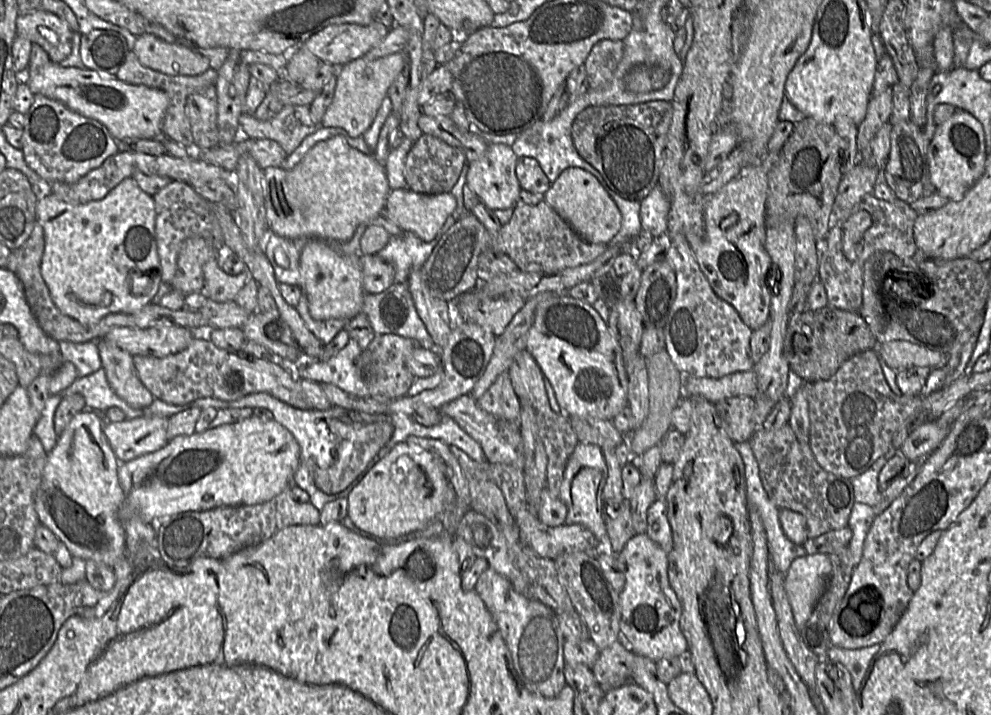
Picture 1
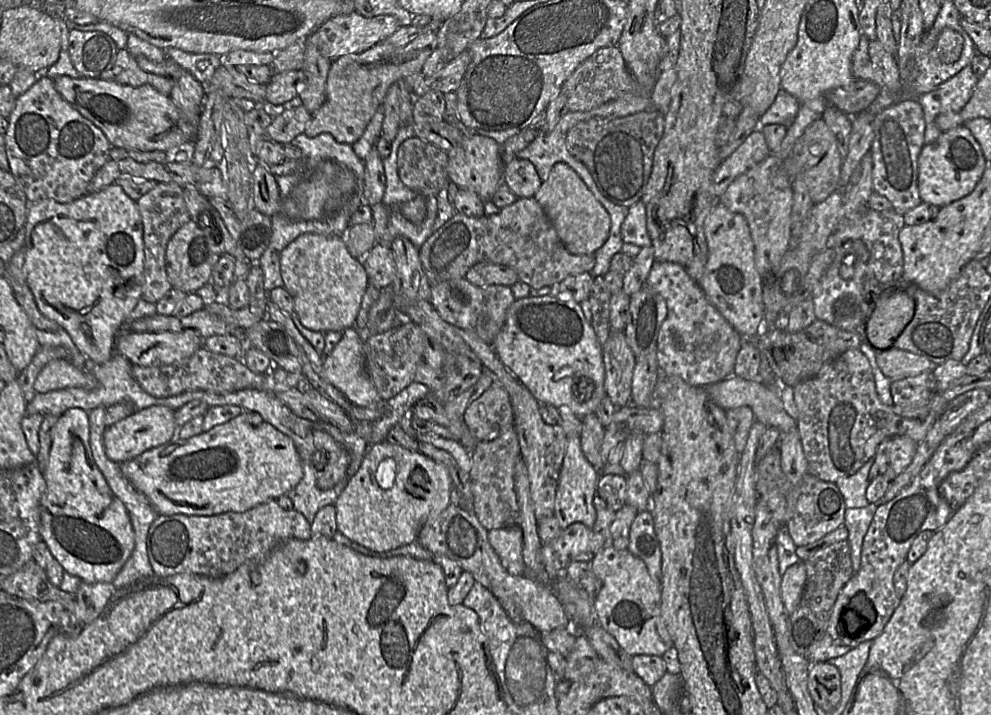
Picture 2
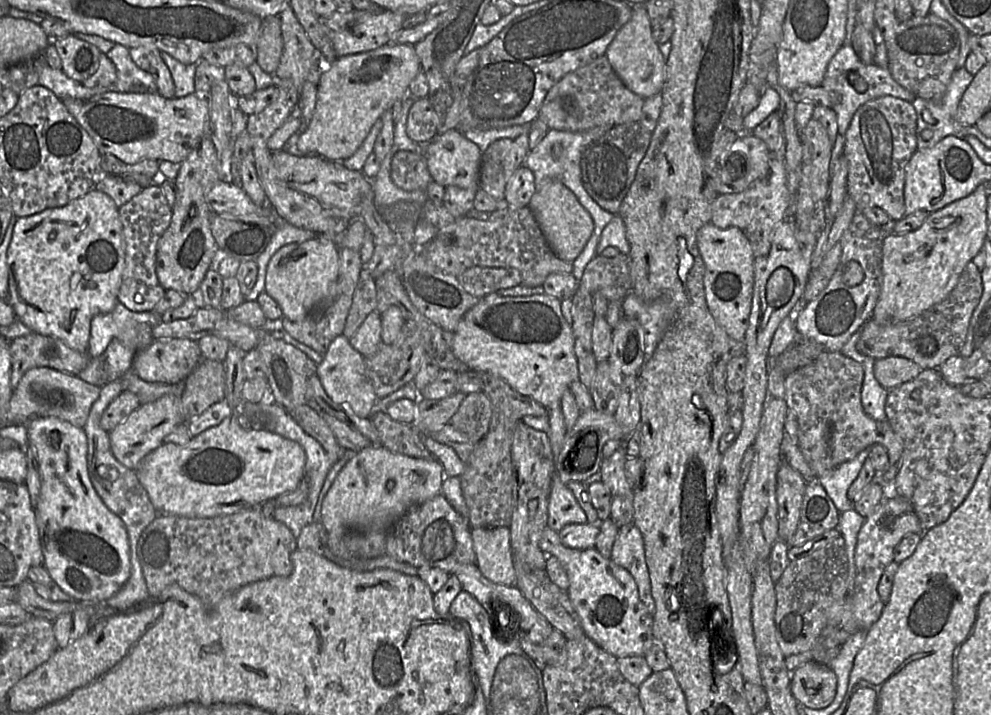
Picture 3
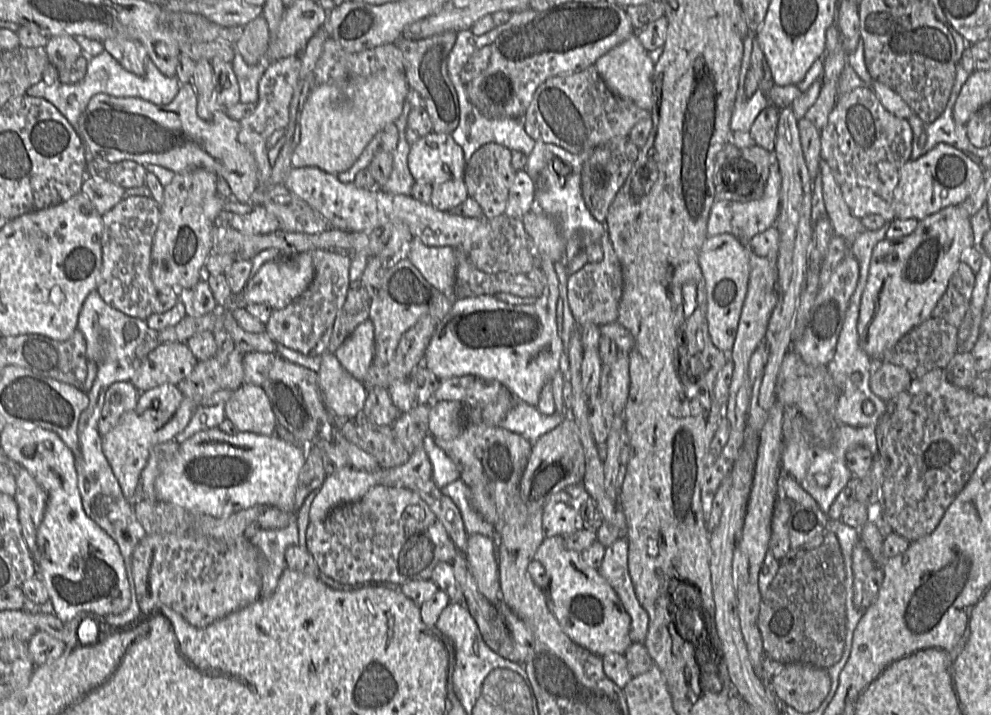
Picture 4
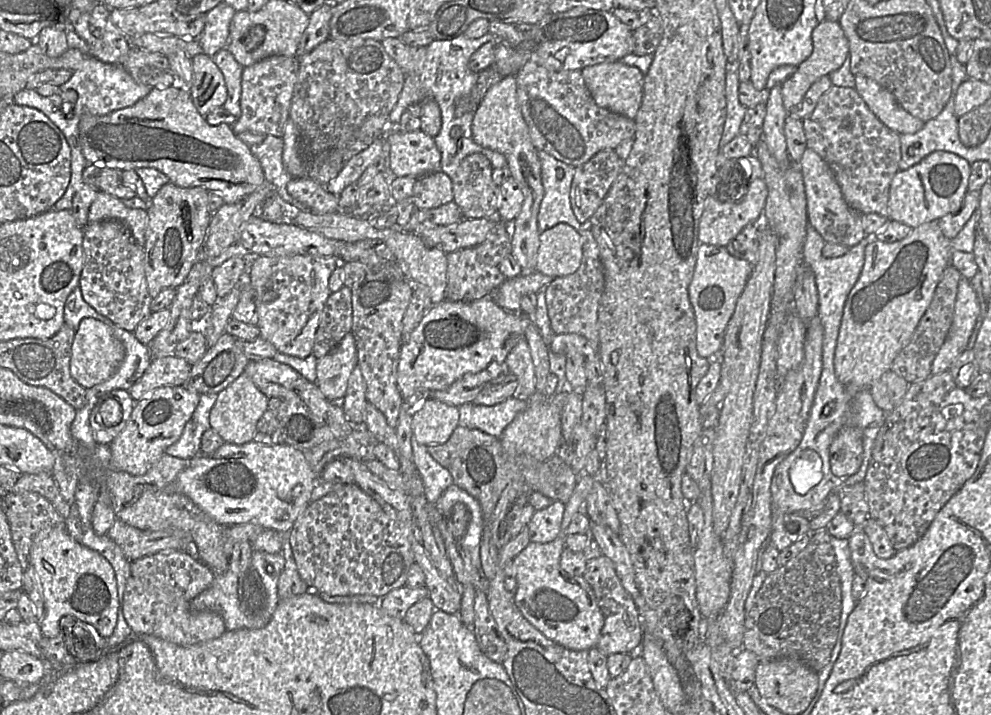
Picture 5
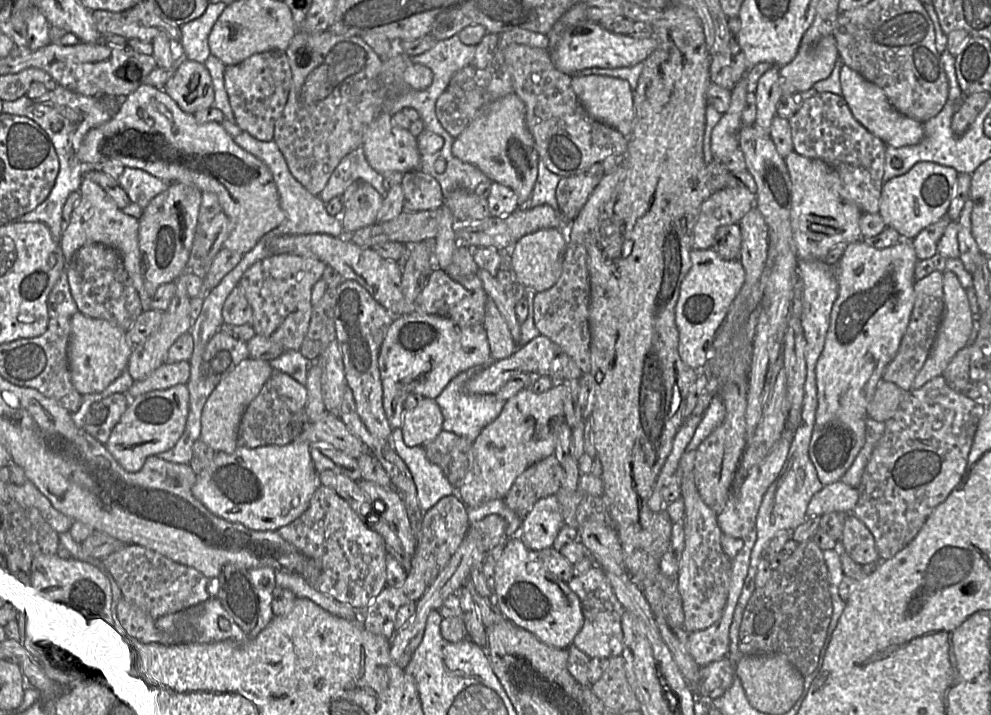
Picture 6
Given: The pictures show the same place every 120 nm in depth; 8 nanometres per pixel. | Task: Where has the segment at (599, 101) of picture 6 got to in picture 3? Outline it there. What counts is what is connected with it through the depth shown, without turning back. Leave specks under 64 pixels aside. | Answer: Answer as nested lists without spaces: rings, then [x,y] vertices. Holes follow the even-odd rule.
[[[632,5],[630,19],[620,29],[605,52],[611,67],[624,85],[644,99],[661,92],[666,75],[667,57],[662,54],[660,45],[652,36],[652,31],[653,26],[644,5]]]

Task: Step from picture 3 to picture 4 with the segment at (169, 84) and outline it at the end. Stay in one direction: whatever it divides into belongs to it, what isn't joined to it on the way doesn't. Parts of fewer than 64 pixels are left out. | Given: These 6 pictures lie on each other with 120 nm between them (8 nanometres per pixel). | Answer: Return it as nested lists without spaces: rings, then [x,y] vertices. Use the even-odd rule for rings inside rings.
[[[117,37],[102,41],[104,51],[110,53],[126,70],[144,76],[150,60],[146,49],[137,40]]]

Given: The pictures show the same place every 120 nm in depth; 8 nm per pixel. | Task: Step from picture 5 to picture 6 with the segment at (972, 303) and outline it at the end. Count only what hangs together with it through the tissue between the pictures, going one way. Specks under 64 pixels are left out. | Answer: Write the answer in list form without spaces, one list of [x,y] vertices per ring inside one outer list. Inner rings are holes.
[[[950,271],[943,272],[943,299],[944,312],[936,338],[925,363],[913,381],[911,389],[918,389],[931,379],[942,375],[955,354],[967,344],[972,329],[973,316],[966,290],[962,287],[956,274]]]

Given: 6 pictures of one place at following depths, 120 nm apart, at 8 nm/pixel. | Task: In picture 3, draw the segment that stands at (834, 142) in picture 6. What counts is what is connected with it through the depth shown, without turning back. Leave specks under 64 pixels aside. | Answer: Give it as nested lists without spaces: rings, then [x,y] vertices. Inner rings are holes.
[[[878,97],[856,110],[844,135],[842,156],[848,164],[847,195],[855,202],[857,212],[877,206],[892,220],[904,217],[905,167],[917,149],[916,129],[915,108],[897,97]]]

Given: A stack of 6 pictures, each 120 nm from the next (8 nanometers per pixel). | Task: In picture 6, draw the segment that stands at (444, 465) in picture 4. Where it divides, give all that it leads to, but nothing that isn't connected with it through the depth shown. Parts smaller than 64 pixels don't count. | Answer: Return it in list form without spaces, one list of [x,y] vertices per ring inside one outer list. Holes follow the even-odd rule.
[[[400,428],[392,429],[391,437],[395,451],[412,475],[418,503],[424,513],[443,498],[453,495],[453,485],[443,470],[427,458],[424,446],[407,446]]]

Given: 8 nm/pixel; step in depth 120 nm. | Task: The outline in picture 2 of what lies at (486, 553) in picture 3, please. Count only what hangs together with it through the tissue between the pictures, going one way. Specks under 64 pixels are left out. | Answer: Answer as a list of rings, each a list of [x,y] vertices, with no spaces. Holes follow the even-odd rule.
[[[515,524],[489,530],[488,540],[503,567],[512,575],[523,575],[523,530]]]

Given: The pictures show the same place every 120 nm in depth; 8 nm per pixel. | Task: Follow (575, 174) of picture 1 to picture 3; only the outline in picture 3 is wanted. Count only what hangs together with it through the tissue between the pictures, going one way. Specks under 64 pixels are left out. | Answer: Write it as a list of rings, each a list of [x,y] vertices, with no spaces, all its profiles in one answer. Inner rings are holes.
[[[554,179],[548,181],[539,191],[535,191],[527,206],[555,255],[561,260],[573,262],[584,249],[594,229],[590,214],[575,194]]]

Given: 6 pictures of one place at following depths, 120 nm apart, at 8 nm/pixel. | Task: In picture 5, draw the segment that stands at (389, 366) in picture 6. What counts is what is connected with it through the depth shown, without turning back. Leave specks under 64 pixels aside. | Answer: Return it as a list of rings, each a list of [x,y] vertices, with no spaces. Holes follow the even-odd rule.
[[[492,295],[471,301],[445,299],[432,306],[400,350],[397,385],[404,403],[395,430],[405,459],[413,458],[412,408],[407,399],[419,388],[443,390],[465,374],[480,372],[491,365],[503,365],[514,343],[531,324],[529,315],[504,309]]]

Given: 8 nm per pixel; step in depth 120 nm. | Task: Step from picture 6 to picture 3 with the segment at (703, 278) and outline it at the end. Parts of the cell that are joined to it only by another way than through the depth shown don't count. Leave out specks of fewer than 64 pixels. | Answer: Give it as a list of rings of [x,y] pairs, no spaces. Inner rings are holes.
[[[711,221],[698,231],[697,244],[705,263],[704,289],[708,309],[731,338],[743,340],[753,298],[755,256],[752,245],[738,227],[719,228]]]

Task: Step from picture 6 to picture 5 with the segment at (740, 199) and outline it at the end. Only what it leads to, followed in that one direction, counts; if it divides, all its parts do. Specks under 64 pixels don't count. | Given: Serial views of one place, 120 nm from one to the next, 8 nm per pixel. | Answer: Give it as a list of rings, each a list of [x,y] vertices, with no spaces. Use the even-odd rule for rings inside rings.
[[[763,178],[754,180],[741,202],[721,201],[715,197],[707,198],[705,209],[699,223],[700,243],[726,246],[749,224],[762,221],[768,188]]]

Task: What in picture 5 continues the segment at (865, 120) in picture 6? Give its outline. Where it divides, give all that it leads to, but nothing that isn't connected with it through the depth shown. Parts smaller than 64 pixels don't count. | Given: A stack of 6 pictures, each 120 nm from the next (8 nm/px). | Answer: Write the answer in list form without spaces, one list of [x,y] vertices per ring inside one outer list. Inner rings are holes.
[[[855,75],[855,90],[870,111],[888,128],[899,134],[913,134],[924,122],[904,110],[893,94],[876,81]]]

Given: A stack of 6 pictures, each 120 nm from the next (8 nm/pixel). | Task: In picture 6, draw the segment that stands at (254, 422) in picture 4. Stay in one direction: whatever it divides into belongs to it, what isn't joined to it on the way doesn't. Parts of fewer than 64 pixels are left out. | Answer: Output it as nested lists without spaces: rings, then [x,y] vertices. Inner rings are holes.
[[[249,357],[241,361],[214,388],[201,415],[200,439],[215,452],[233,453],[238,447],[238,431],[248,405],[257,397],[273,369],[269,361]]]

